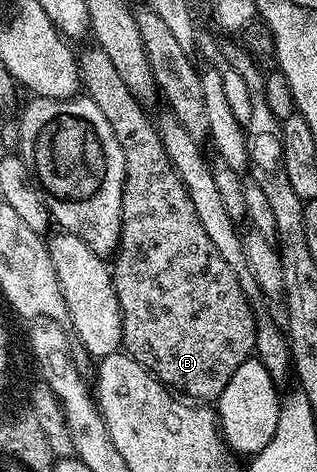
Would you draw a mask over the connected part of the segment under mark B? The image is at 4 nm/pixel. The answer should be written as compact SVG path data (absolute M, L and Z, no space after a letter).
M90 46L79 52L77 69L81 75L84 95L92 98L95 106L103 110L119 146L123 150L125 181L121 199L121 241L111 260L113 285L119 298L121 311L121 342L135 362L153 373L166 388L197 402L216 401L217 395L227 386L235 370L244 360L254 355L253 342L258 323L253 320L254 305L243 294L239 278L223 262L211 238L195 218L195 206L187 198L187 190L163 150L156 123L145 113L146 105L123 82L111 58L102 48Z

